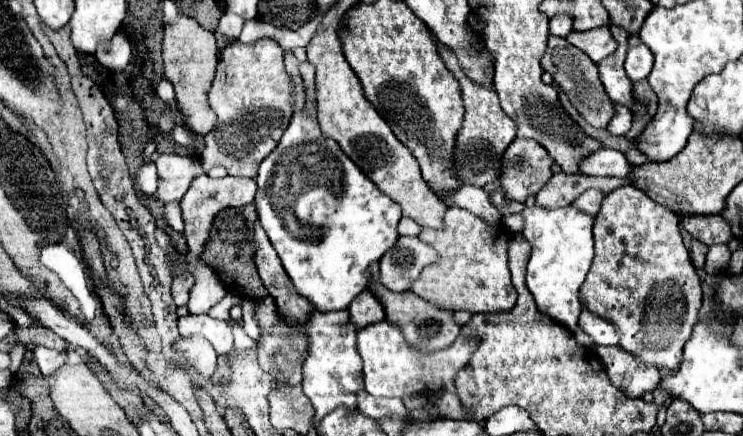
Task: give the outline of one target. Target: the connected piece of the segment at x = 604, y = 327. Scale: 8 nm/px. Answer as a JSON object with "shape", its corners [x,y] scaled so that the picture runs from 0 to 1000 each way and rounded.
{"shape":[[[785,706],[782,725],[779,725],[779,748],[785,752],[787,766],[795,771],[795,780],[801,789],[812,789],[812,794],[825,794],[830,784],[830,766],[828,766],[828,752],[814,739],[812,729],[795,720],[793,711]]]}

